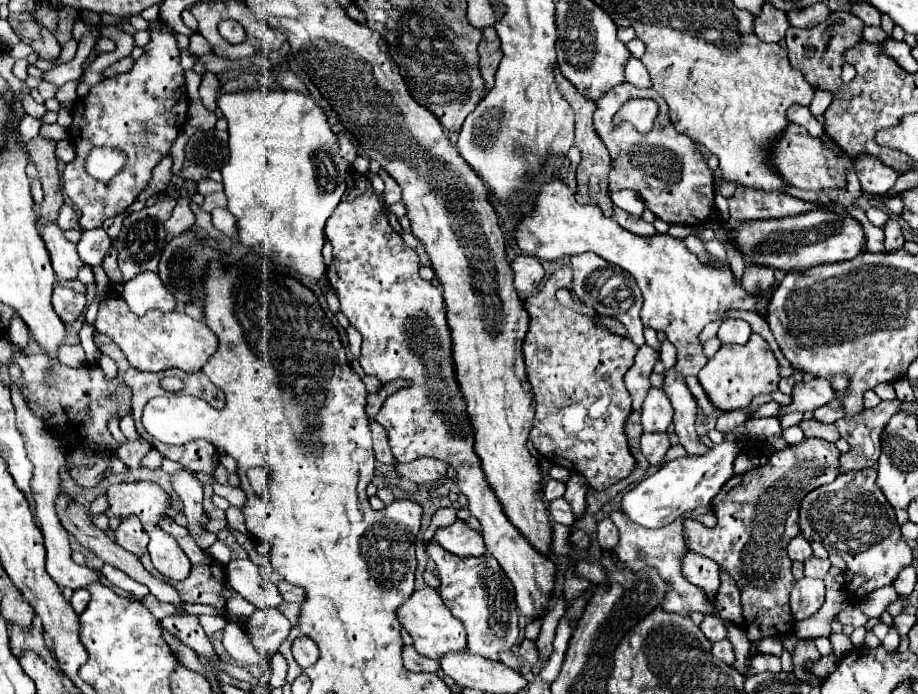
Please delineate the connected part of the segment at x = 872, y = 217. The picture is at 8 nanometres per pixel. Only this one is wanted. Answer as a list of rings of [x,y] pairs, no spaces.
[[[871,207],[866,211],[868,219],[878,227],[883,227],[889,219],[889,215],[879,208]]]

